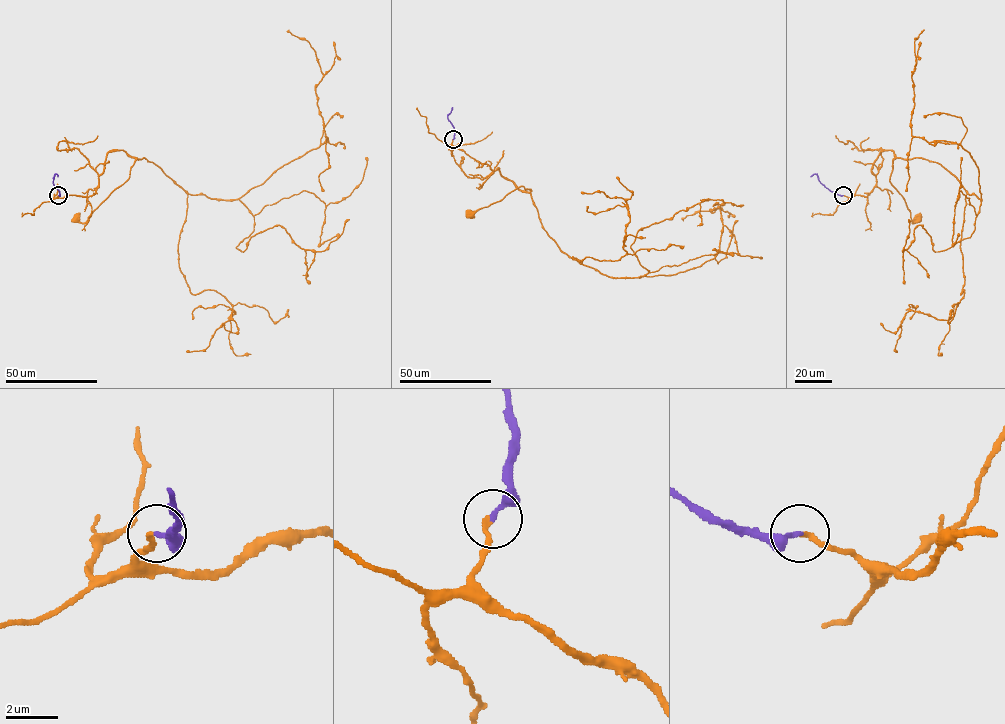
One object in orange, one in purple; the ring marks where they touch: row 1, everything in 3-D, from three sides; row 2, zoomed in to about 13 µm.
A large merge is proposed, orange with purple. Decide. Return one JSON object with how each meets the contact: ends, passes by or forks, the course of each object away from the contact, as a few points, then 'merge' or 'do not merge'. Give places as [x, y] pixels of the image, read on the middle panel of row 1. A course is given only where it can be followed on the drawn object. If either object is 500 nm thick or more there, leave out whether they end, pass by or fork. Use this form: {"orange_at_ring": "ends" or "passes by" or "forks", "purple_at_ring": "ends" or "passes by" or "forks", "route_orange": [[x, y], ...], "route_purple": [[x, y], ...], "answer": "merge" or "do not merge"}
{"orange_at_ring": "ends", "purple_at_ring": "ends", "route_orange": [[453, 139], [454, 146], [487, 164], [493, 172], [498, 168], [520, 190], [530, 191], [520, 186], [470, 214]], "route_purple": [[453, 139], [453, 126], [447, 118], [452, 107]], "answer": "merge"}

